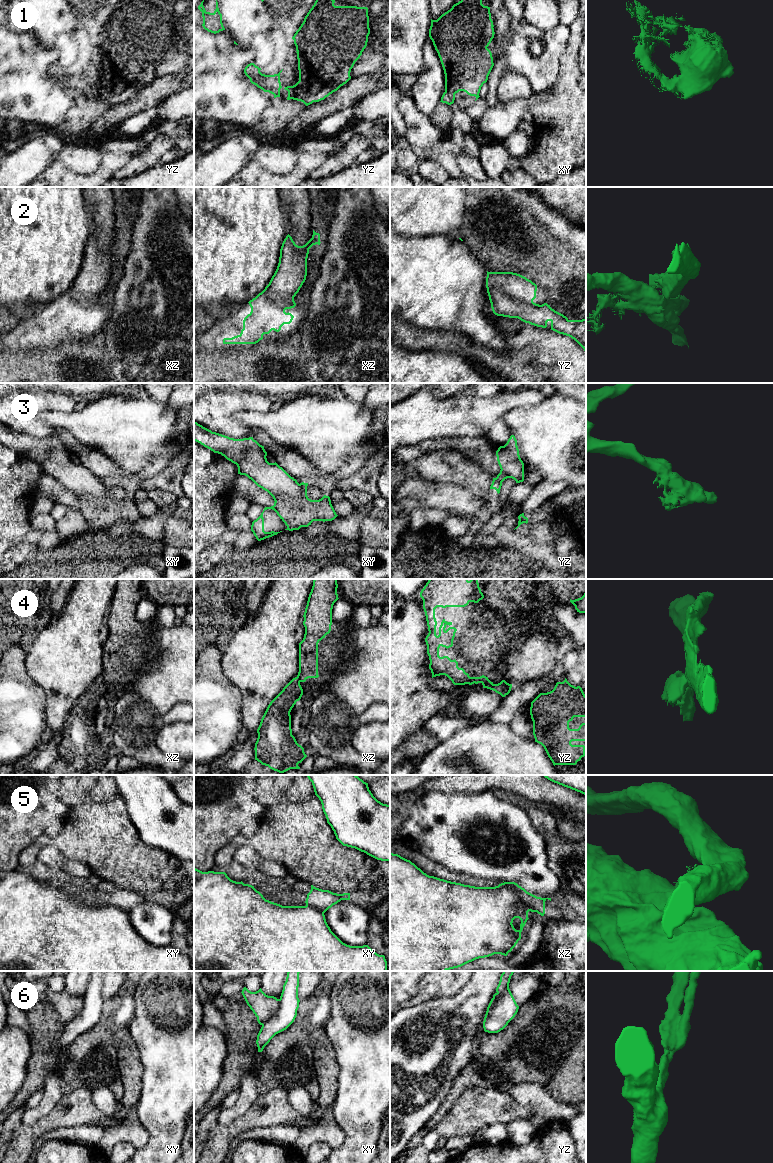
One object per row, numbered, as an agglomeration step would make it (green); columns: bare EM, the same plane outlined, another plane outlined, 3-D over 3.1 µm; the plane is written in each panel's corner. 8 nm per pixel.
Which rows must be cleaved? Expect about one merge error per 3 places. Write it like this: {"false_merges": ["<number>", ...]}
{"false_merges": ["2", "5", "6"]}

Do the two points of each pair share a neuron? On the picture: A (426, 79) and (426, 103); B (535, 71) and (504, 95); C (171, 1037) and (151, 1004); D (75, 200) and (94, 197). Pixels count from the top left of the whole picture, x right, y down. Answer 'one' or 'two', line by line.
A: one
B: two
C: one
D: two

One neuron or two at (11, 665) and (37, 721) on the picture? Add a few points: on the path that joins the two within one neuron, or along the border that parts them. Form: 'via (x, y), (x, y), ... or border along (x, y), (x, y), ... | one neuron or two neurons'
via (11, 679), (11, 695), (23, 707) | one neuron

